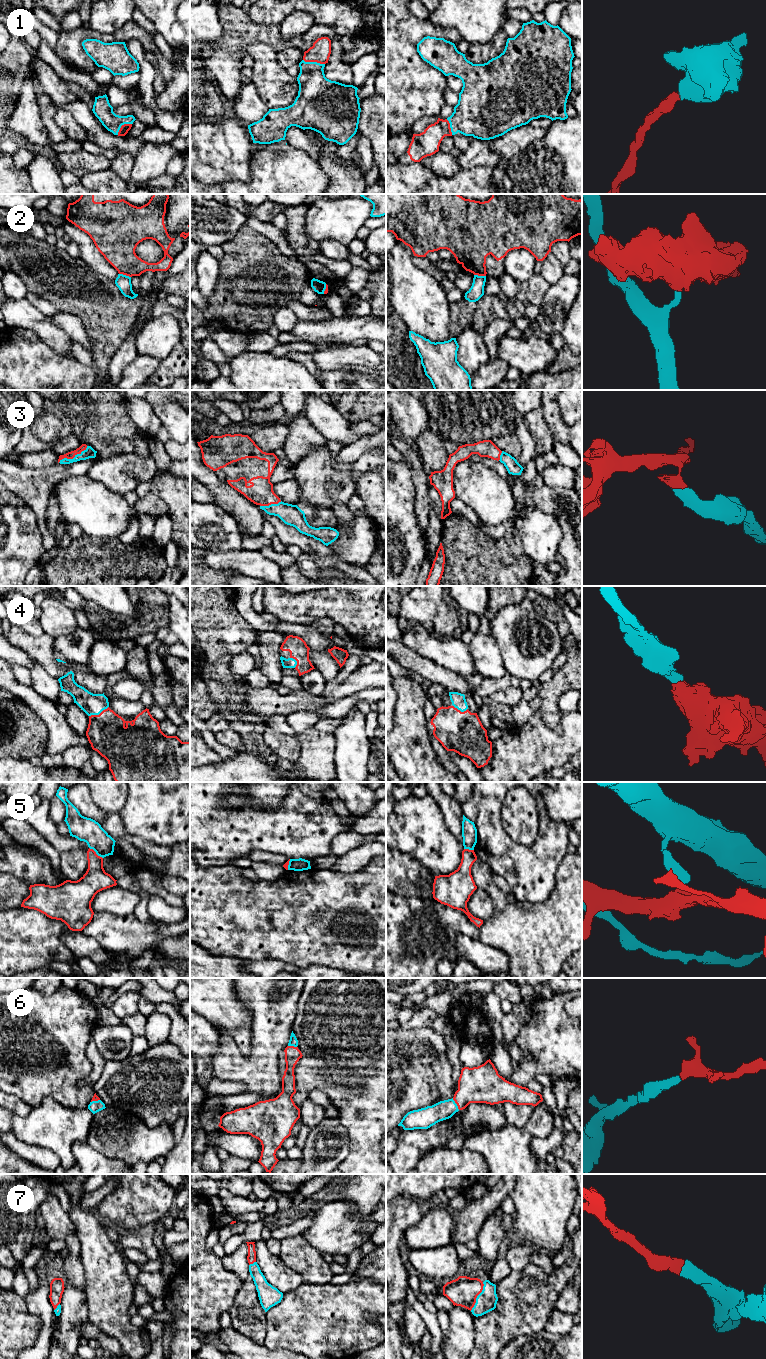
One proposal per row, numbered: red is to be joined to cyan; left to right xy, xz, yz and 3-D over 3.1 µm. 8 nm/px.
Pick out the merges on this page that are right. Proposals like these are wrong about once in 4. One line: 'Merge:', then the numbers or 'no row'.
Merge: 1, 3, 4, 6, 7

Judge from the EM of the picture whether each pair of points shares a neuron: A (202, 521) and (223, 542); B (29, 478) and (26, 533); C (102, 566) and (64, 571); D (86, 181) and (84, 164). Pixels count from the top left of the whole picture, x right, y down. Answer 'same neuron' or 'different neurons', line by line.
A: same neuron
B: different neurons
C: same neuron
D: different neurons

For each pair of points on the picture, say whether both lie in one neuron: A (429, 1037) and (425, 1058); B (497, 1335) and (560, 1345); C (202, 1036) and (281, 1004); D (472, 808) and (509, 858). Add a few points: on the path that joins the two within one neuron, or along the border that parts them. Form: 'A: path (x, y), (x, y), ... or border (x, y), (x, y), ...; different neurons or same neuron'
A: path (425, 1042), (425, 1053); same neuron
B: border (538, 1332), (518, 1335), (501, 1348); different neurons
C: border (217, 1029), (217, 1050), (214, 1053); different neurons
D: path (484, 820), (489, 825), (492, 841), (497, 846); same neuron

